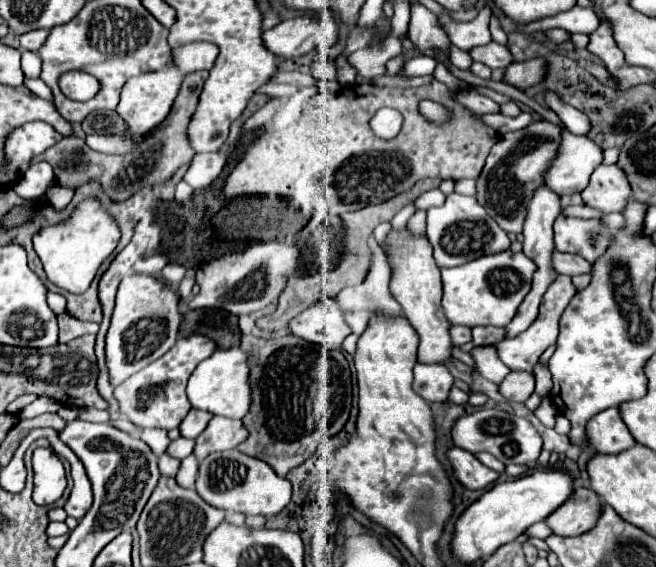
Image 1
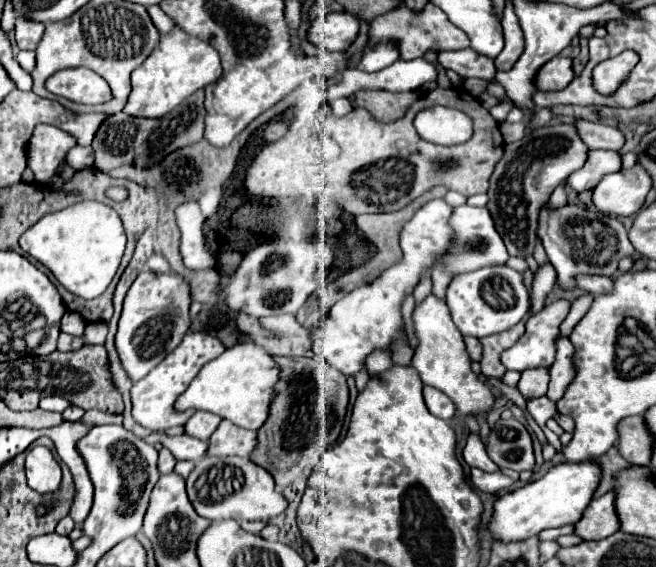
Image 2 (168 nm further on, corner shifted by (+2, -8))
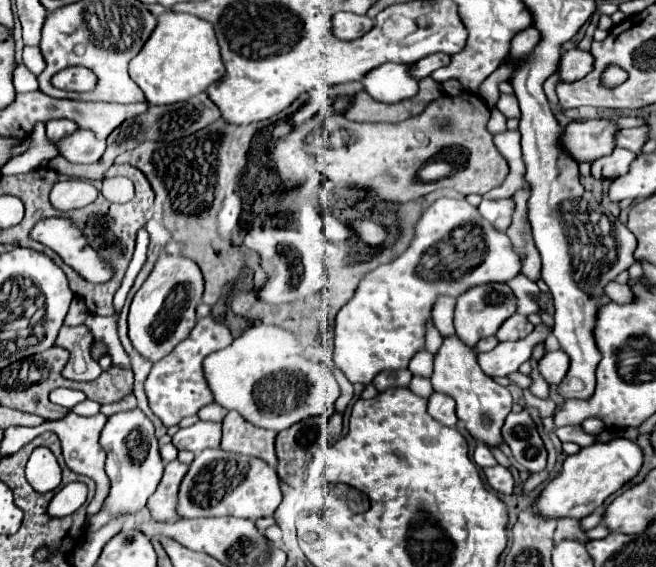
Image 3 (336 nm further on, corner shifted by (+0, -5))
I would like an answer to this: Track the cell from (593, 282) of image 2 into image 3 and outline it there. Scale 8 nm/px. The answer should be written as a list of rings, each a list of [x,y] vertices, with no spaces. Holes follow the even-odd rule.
[[[612,281],[612,283],[606,285],[606,295],[612,301],[616,301],[616,303],[630,303],[630,301],[636,299],[634,291],[628,285],[618,285],[616,281]]]

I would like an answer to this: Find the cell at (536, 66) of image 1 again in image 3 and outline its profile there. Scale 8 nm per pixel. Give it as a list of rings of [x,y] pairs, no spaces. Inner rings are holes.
[[[570,49],[562,55],[560,59],[560,79],[562,81],[578,81],[582,77],[586,77],[594,67],[594,55],[590,51],[582,51],[582,49]]]

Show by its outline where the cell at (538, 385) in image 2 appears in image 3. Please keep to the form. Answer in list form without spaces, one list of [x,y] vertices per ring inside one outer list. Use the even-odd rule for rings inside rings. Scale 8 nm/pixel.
[[[558,349],[558,351],[548,353],[544,359],[540,359],[538,367],[540,367],[540,373],[544,375],[544,379],[548,383],[556,383],[558,385],[568,373],[570,359],[566,357],[566,353],[562,353],[562,349]]]

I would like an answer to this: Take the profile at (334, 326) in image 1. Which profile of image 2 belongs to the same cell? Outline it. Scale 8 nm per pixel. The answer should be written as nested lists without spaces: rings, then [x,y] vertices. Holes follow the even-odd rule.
[[[432,200],[424,204],[402,228],[400,246],[404,258],[392,268],[384,270],[372,284],[346,294],[340,302],[332,306],[332,310],[324,316],[316,330],[310,332],[312,350],[332,368],[340,370],[346,376],[354,376],[374,348],[390,348],[390,342],[398,336],[398,330],[402,326],[400,306],[404,296],[414,290],[422,270],[432,268],[434,254],[442,254],[450,242],[450,214],[452,206],[448,206],[444,200]]]

